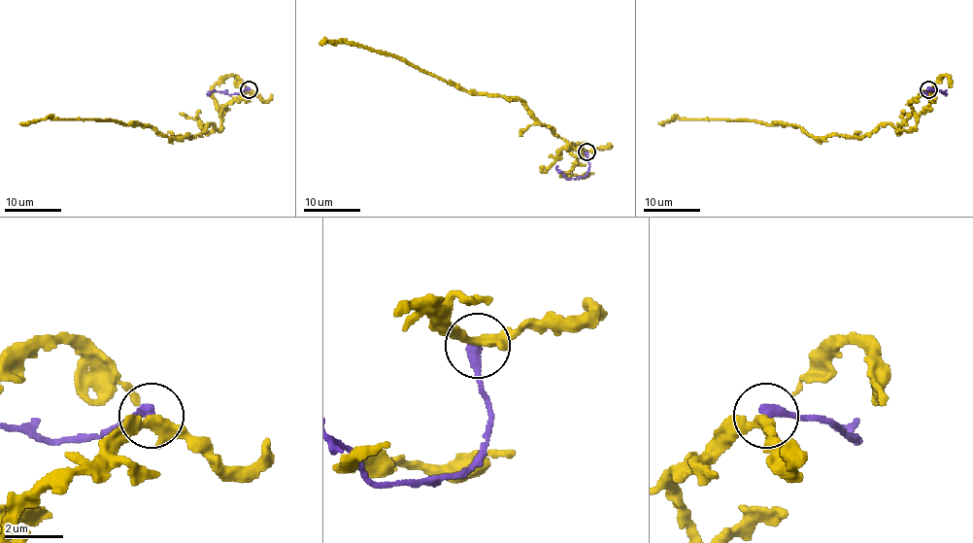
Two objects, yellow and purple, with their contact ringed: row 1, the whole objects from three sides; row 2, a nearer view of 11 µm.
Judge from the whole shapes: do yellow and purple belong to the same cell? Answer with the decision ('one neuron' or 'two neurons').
two neurons

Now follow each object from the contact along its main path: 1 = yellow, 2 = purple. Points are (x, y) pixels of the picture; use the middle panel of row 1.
1: (587, 152), (573, 146), (571, 152), (580, 155), (521, 101), (462, 90), (391, 55), (348, 43), (319, 44)
2: (587, 152), (589, 167), (583, 177), (567, 178), (556, 165)

